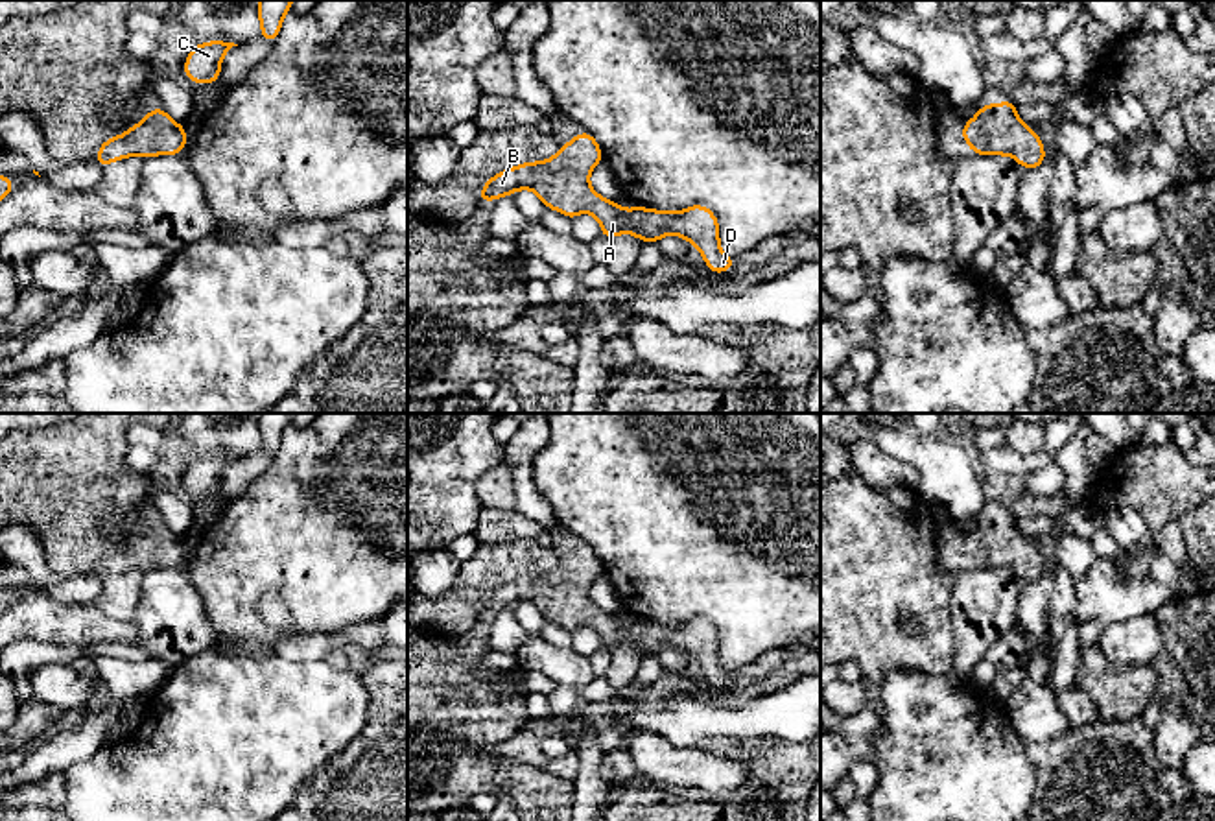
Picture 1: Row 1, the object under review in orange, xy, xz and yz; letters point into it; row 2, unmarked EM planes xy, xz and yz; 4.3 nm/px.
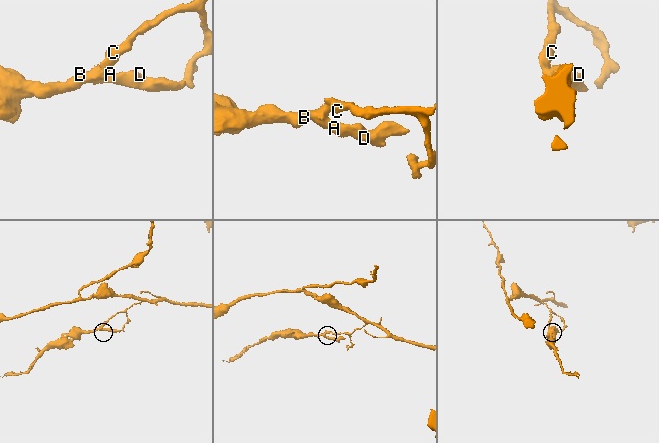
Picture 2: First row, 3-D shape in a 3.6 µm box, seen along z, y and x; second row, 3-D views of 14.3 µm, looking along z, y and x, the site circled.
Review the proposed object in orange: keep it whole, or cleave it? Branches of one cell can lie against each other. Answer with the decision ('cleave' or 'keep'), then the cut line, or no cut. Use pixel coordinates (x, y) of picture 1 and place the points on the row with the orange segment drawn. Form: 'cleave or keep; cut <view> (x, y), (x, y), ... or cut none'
keep; cut none

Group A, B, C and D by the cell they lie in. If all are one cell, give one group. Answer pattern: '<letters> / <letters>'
A B C D

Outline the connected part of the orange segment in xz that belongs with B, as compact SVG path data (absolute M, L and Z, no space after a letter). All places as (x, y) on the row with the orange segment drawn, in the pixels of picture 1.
M586 131L560 146L549 161L525 162L496 173L479 194L479 205L501 196L531 188L546 208L555 208L573 220L590 212L599 220L601 234L614 240L631 232L645 242L658 242L666 234L678 234L695 244L714 273L728 271L737 260L721 253L719 223L704 205L680 212L662 212L645 207L623 210L616 201L603 199L590 188L590 170L603 161L596 138Z

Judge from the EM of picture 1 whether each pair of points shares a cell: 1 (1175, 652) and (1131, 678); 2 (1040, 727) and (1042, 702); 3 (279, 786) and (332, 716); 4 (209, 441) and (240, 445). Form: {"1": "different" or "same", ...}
{"1": "different", "2": "same", "3": "same", "4": "same"}

